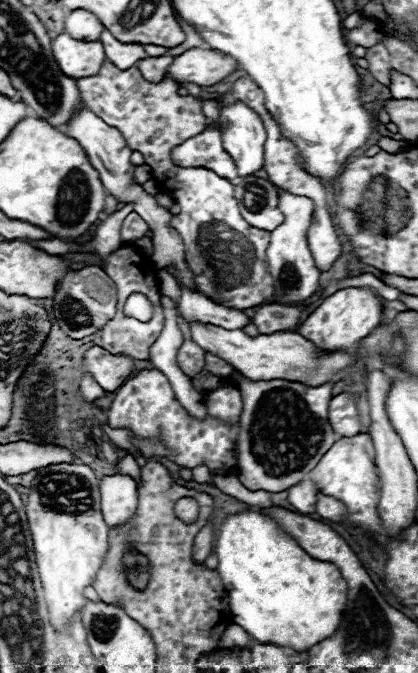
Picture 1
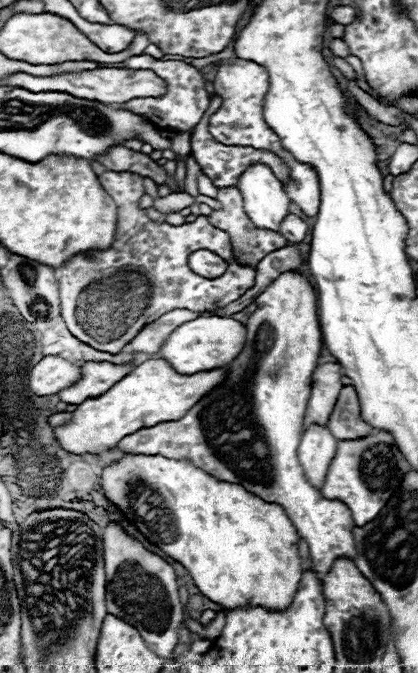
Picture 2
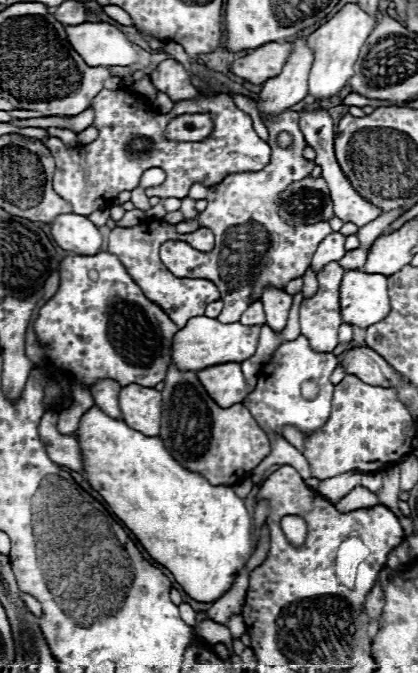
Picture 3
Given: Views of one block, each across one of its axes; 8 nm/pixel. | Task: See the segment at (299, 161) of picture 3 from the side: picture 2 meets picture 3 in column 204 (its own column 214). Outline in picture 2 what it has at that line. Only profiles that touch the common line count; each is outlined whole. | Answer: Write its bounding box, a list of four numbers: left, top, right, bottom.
[188,186,288,278]

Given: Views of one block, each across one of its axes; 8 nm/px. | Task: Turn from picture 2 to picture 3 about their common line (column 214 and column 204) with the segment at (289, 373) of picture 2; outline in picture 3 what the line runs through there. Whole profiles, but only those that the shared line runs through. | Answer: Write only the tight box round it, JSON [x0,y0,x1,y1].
[158,364,270,486]

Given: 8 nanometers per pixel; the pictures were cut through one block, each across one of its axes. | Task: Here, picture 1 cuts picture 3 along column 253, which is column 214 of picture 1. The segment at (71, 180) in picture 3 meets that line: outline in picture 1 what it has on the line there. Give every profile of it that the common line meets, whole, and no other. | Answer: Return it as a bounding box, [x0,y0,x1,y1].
[172,128,236,178]

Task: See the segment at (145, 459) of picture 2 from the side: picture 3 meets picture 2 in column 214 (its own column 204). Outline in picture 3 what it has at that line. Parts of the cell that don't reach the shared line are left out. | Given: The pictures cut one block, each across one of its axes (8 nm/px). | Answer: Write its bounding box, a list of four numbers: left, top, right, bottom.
[78,408,254,602]

